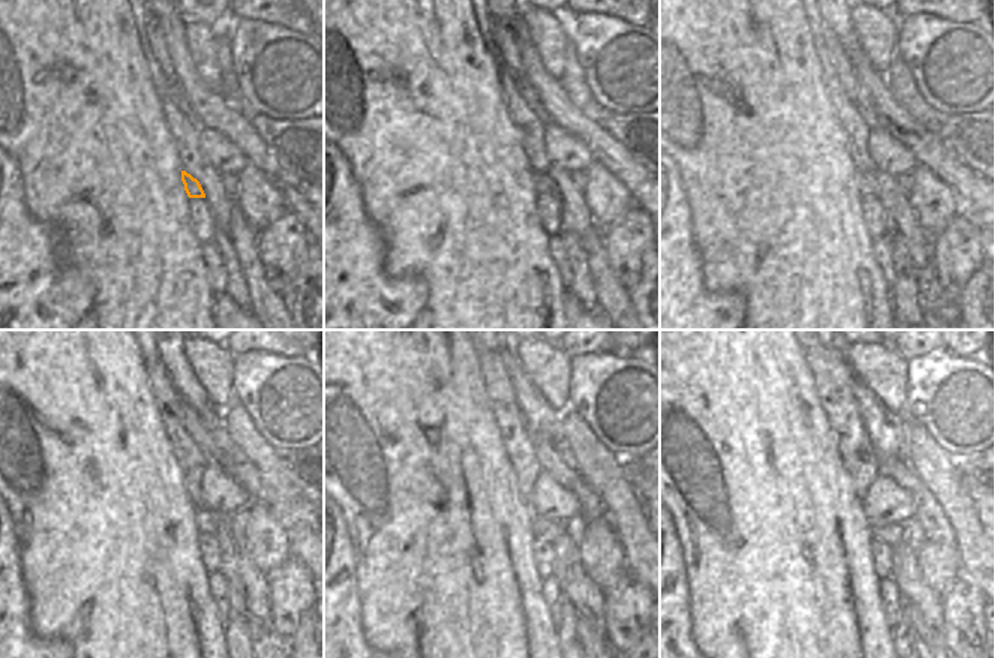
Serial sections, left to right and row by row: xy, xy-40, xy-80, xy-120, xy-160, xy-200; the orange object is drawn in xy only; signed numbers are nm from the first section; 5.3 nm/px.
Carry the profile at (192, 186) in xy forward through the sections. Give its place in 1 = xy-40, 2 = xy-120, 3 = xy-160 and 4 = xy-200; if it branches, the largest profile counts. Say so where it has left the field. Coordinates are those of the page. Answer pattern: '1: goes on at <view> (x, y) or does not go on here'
1: goes on at xy-40 (531, 186)
2: goes on at xy-120 (206, 520)
3: goes on at xy-160 (546, 531)
4: goes on at xy-200 (889, 534)

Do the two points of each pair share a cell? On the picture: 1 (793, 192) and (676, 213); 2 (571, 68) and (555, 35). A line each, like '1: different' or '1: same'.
1: different
2: different

